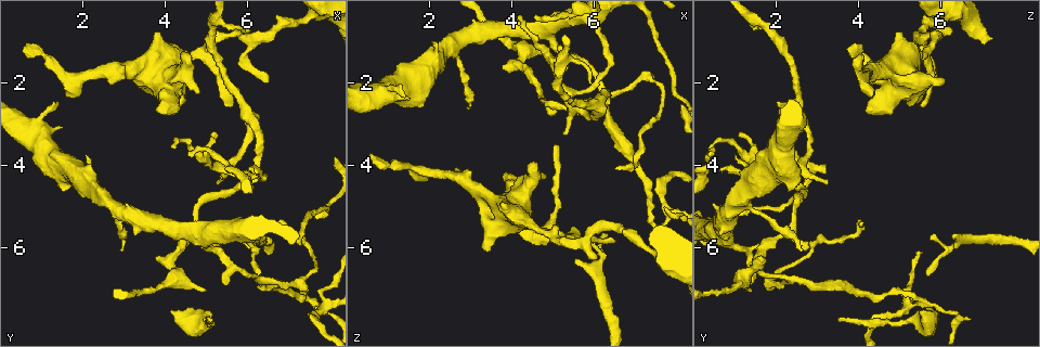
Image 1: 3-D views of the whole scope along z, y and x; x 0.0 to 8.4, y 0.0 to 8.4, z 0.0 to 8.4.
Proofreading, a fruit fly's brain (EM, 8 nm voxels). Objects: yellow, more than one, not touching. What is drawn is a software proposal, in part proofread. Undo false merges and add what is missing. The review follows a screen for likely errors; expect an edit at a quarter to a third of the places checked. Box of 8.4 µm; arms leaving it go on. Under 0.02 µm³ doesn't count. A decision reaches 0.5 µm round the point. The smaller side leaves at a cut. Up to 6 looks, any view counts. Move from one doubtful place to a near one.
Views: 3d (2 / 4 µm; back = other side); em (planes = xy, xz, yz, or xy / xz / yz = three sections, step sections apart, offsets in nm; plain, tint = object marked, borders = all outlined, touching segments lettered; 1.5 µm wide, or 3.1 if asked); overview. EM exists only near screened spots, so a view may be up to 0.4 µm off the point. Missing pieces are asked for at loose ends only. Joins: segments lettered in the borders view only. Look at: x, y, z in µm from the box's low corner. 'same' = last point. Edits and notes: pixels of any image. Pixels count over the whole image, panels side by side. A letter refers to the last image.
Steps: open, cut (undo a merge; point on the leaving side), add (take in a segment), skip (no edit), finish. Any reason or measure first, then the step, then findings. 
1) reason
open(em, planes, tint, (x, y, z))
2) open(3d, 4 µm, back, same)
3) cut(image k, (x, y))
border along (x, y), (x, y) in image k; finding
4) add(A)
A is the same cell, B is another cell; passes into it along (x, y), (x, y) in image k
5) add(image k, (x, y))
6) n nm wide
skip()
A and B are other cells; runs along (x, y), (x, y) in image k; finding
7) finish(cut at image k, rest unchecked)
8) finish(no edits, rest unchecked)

branch stops here
open(em, xy, step 8, borders, (1.75, 2.35, 4.30))

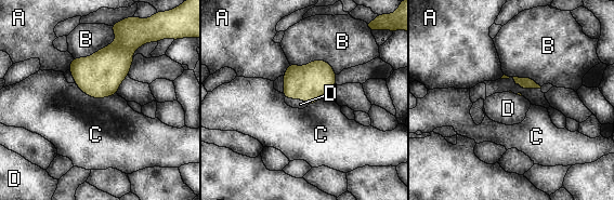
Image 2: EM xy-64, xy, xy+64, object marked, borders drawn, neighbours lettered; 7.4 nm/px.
open(em, planes, borders, same)

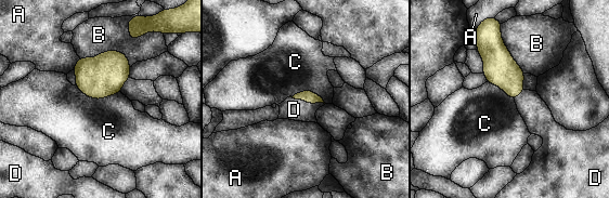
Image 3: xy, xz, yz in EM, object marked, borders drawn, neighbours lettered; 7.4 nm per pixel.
add(D)
D is the same cell, A, B and C are other cells; passes into it along (309, 96), (307, 102), (294, 109) in image 3; it goes on there

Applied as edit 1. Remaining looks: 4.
three arms meet
open(em, planes, borders, (5.35, 4.10, 2.30))

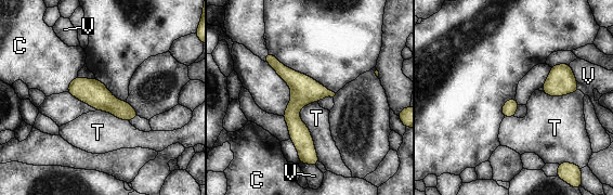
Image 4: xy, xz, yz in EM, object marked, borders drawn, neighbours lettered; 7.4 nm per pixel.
200 nm wide
skip()
C, T and V are other cells; runs along (269, 56), (296, 85), (294, 122), (315, 159) in image 4; continuous, no second neuron

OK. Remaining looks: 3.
open(em, planes, tint, (4.10, 7.50, 5.50))

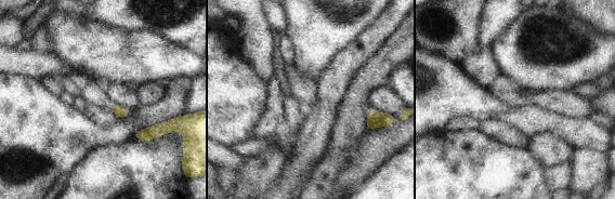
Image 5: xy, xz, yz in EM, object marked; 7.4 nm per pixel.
see the neighbours
open(em, planes, borders, same)

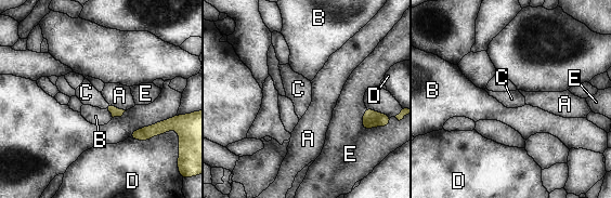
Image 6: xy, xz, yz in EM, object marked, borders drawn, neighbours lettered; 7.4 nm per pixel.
add(C)
C is the same cell, A, B, D and E are other cells; passes into it along (115, 111), (106, 106), (86, 92) in image 6; it goes on there

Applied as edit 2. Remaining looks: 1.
finish(add at image 3, add at image 6, rest unchecked)

